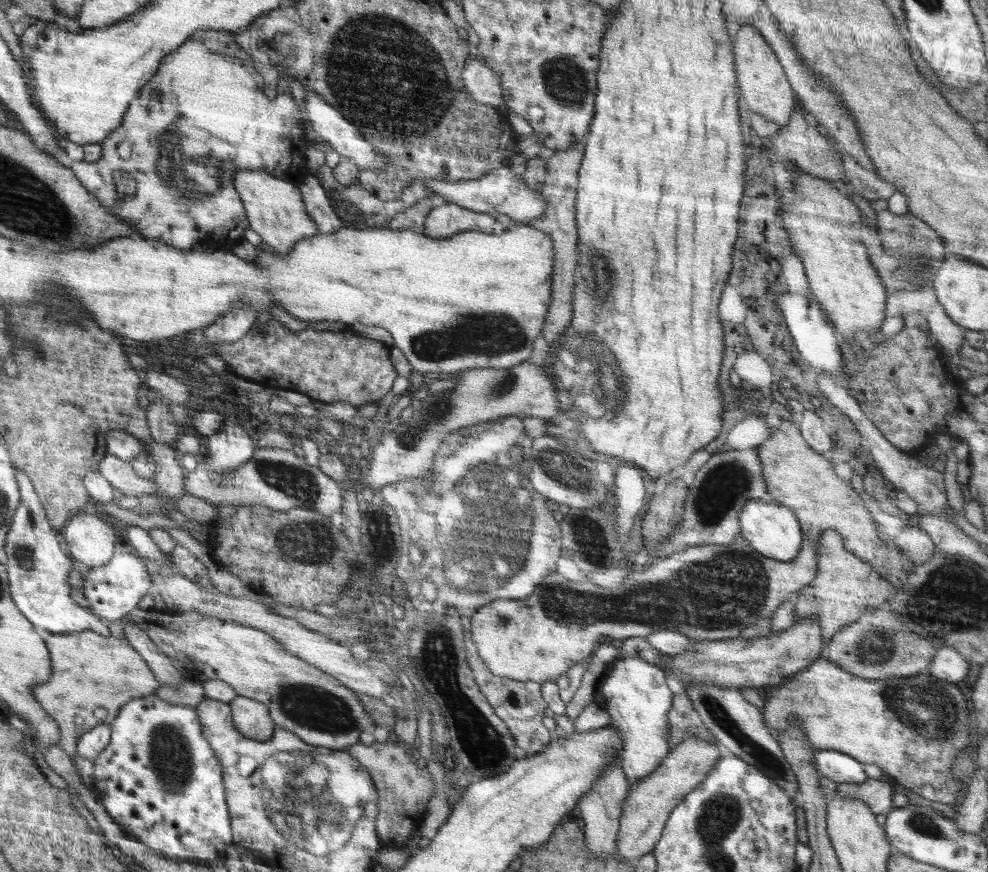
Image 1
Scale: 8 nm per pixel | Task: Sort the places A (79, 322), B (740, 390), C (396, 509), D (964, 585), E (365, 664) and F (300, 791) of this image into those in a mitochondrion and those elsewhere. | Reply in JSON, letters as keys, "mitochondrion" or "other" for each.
{"A":"mitochondrion","B":"other","C":"other","D":"mitochondrion","E":"other","F":"mitochondrion"}

